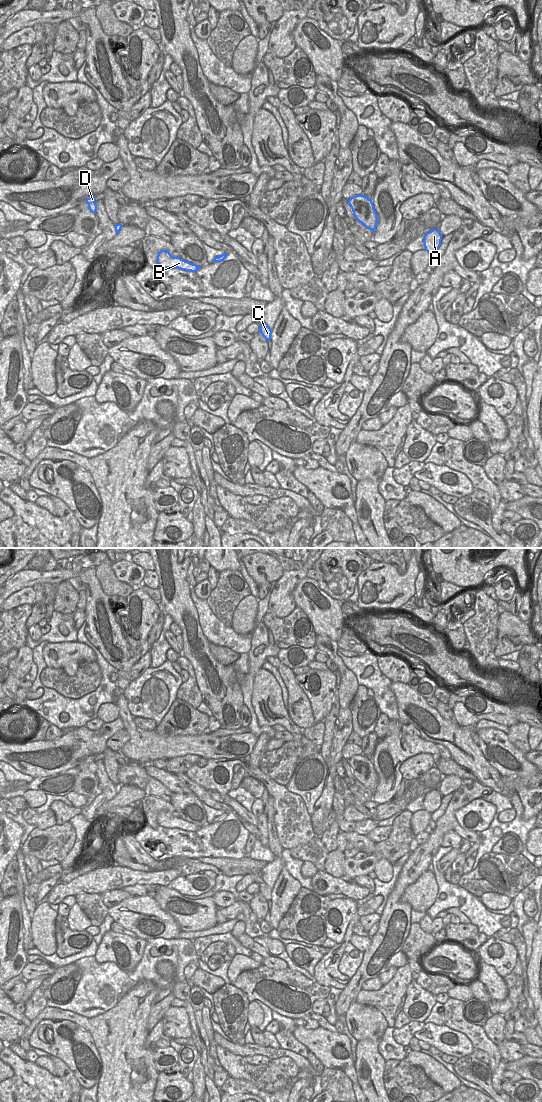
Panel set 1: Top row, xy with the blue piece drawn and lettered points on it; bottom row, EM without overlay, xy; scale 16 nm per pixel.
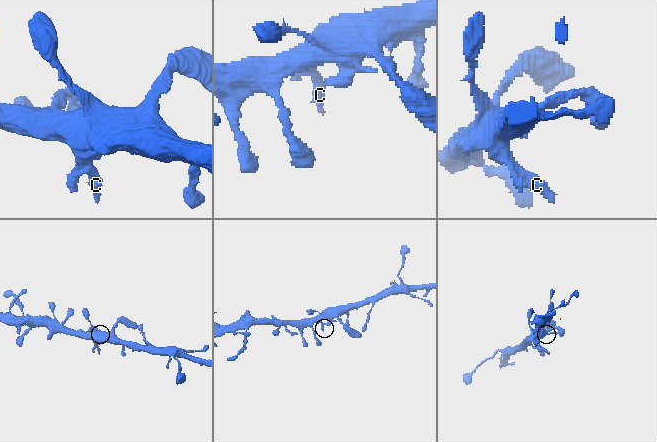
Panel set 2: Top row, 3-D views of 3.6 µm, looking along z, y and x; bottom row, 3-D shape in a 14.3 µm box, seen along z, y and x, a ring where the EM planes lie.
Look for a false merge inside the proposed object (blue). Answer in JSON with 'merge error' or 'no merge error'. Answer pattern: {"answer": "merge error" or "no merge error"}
{"answer": "no merge error"}

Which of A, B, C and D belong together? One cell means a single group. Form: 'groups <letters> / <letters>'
groups A B C D

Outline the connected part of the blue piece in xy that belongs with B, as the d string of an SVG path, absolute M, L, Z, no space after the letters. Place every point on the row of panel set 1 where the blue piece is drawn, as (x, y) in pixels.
M161 250L157 255L157 263L164 268L178 268L185 271L196 272L201 269L200 266L181 259L180 257L173 257L169 251Z

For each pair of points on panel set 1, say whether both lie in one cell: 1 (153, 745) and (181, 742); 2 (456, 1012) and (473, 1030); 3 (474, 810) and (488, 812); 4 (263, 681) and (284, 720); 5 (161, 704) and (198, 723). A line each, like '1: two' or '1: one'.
1: one
2: one
3: one
4: one
5: two

